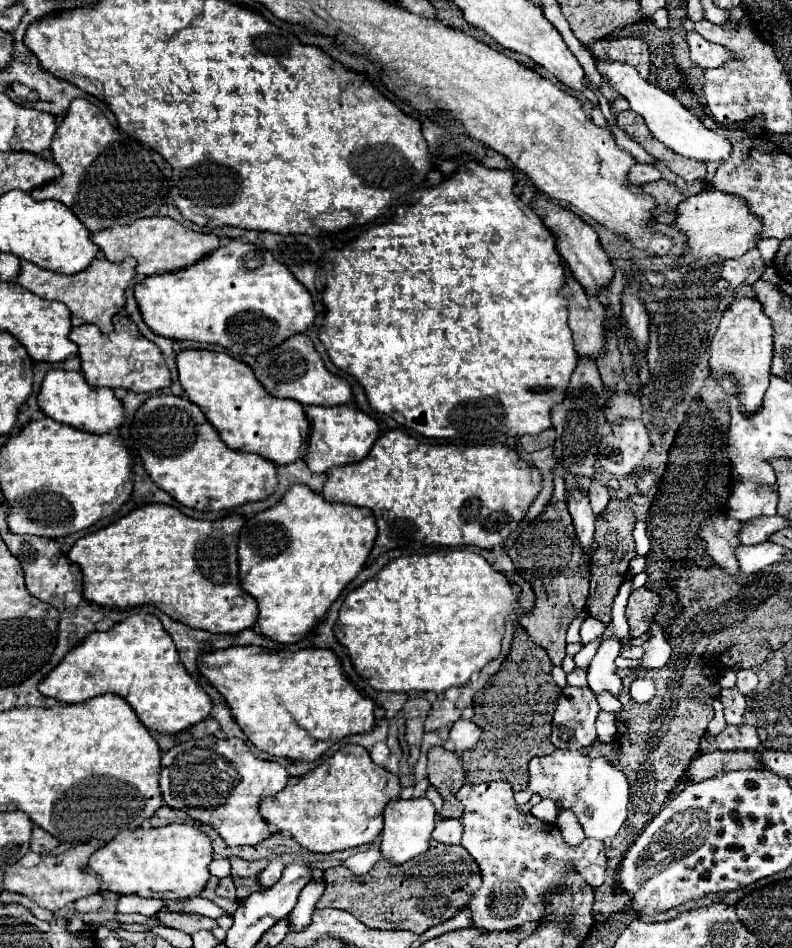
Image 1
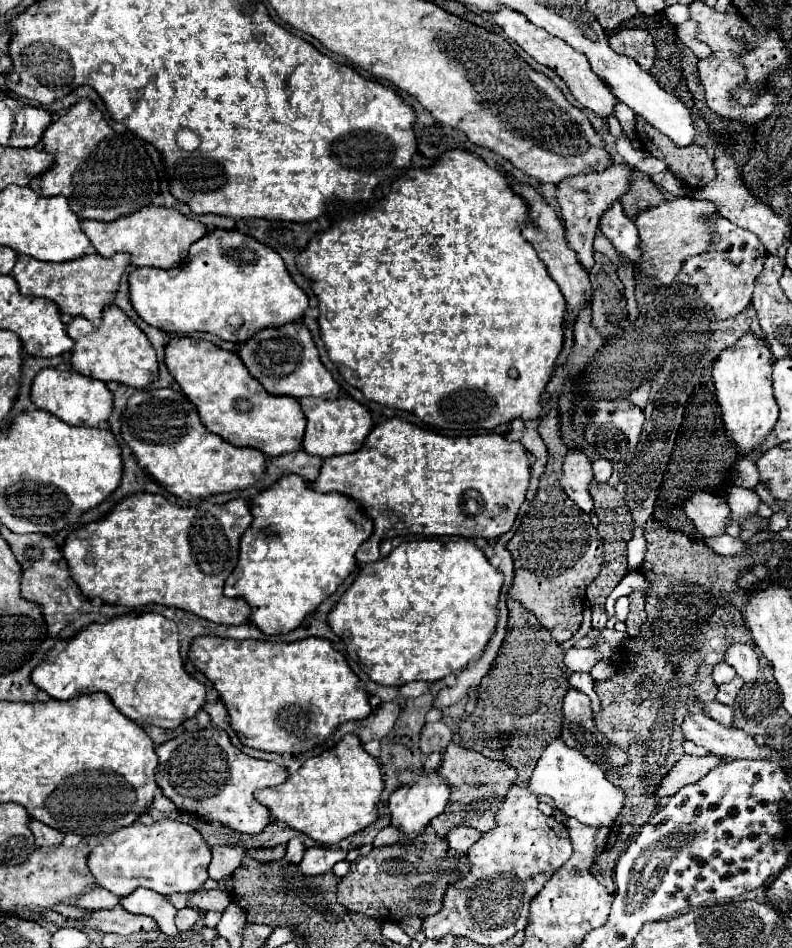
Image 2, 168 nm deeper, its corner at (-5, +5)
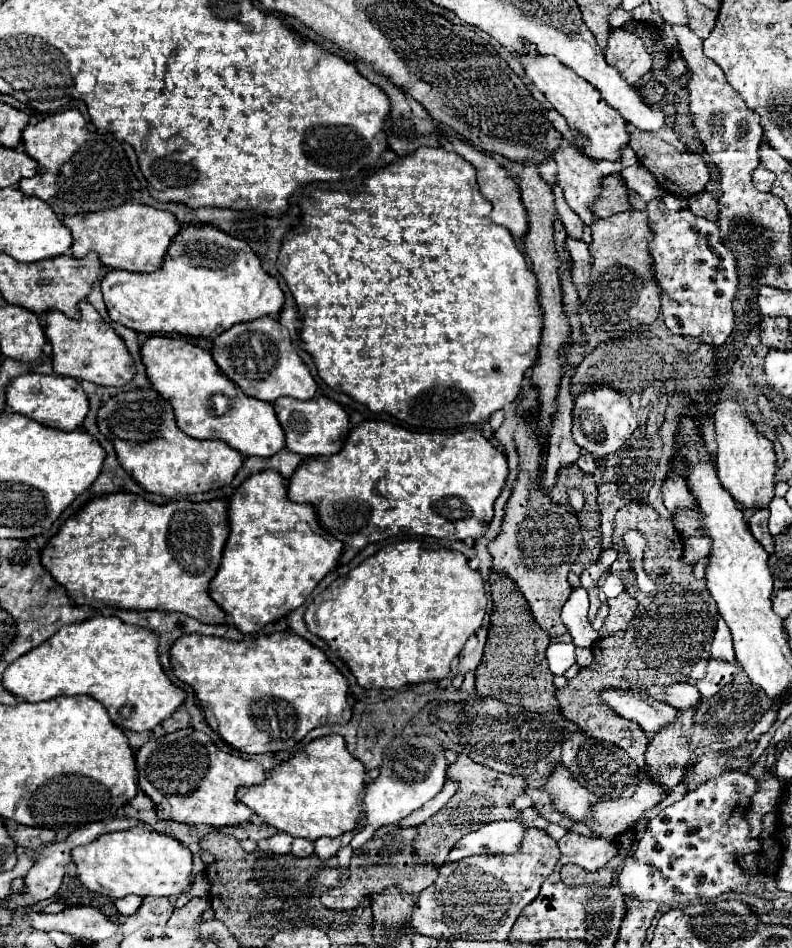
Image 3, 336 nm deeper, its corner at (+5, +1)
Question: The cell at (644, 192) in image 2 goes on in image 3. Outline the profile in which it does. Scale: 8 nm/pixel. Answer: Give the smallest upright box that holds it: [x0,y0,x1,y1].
[591,175,629,217]

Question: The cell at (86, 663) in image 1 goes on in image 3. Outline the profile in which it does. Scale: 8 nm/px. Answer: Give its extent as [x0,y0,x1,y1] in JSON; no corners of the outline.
[1,615,185,731]

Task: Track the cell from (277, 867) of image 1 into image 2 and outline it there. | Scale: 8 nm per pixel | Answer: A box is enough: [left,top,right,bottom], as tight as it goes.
[285,839,305,863]

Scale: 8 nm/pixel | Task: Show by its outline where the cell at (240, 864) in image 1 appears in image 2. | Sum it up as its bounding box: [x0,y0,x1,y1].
[245,845,285,861]

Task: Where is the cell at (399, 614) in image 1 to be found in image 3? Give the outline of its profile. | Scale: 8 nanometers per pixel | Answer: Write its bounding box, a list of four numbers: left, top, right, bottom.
[305,541,487,689]

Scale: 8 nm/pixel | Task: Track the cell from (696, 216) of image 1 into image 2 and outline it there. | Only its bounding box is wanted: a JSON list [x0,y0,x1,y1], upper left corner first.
[633,197,719,285]

